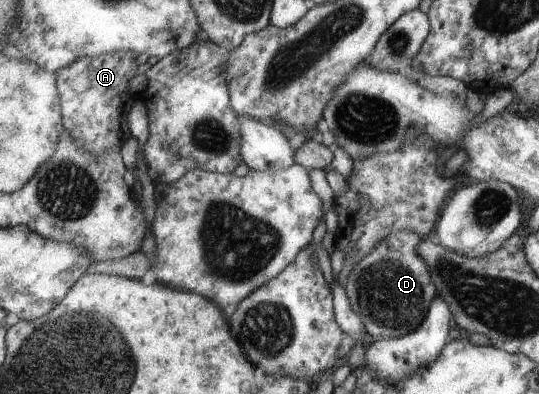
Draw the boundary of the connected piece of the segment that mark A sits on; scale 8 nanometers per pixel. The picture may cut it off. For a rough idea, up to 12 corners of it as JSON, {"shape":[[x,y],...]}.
{"shape":[[133,50],[57,71],[64,129],[98,156],[129,143]]}

